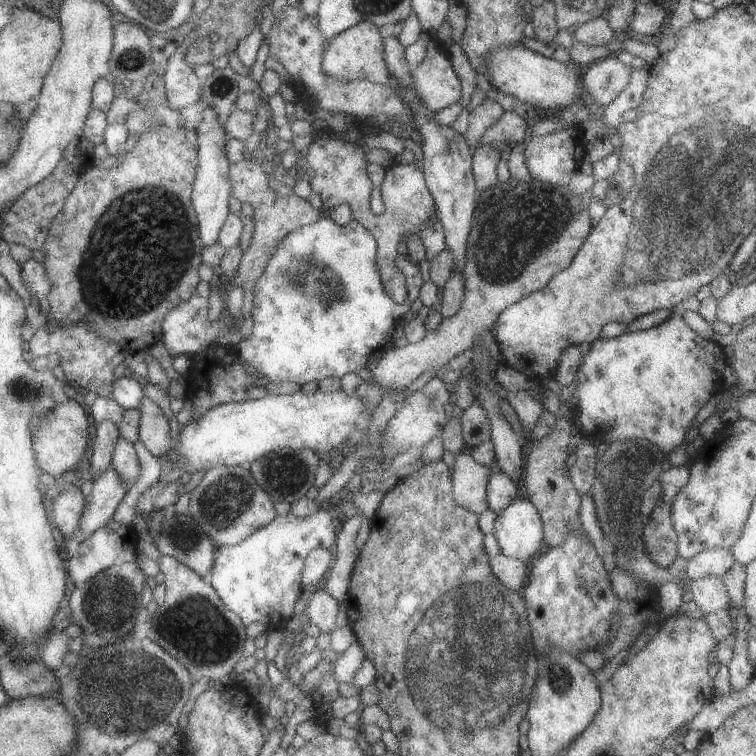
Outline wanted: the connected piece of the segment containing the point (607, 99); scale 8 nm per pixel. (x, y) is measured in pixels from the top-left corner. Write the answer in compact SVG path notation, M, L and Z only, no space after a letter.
M607 56L605 60L601 58L583 70L583 92L587 92L595 104L609 106L629 84L631 72L633 68L621 64L615 56Z

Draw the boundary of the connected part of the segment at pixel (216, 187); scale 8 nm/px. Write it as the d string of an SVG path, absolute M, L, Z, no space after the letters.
M213 108L203 110L201 120L195 128L195 136L197 136L197 168L195 168L195 176L193 176L191 206L193 206L193 212L197 216L197 230L199 230L201 244L203 244L203 248L207 248L207 246L217 242L219 230L221 230L225 218L229 216L227 200L231 196L231 182L229 182L231 162L227 160L227 154L225 154L225 142L229 138L227 138L223 124L219 122Z

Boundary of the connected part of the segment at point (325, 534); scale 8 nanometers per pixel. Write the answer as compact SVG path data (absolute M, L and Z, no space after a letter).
M321 508L307 518L297 518L291 512L275 516L243 542L231 548L217 548L211 572L205 580L217 592L219 600L239 616L245 628L259 620L263 628L279 630L295 614L293 604L303 588L301 570L307 554L315 548L333 550L337 530L337 522Z

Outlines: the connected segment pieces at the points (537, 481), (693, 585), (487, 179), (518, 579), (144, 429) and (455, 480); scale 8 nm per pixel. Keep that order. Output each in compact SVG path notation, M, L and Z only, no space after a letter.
M563 416L555 420L553 430L549 436L539 440L537 444L533 442L523 442L525 444L525 462L523 462L523 478L521 478L521 494L533 504L533 508L539 512L539 518L543 522L543 540L549 548L555 548L557 544L563 542L563 538L569 532L585 534L583 526L579 524L579 504L581 496L577 496L571 480L563 478L563 464L567 456L567 444L571 436L571 426Z
M699 578L689 582L693 602L705 614L717 614L723 610L731 610L729 594L721 582L721 578Z
M483 146L483 148L475 148L473 150L471 172L473 172L473 180L475 180L475 186L477 186L477 192L497 186L495 166L503 156L505 156L505 152L497 152L493 146Z
M497 554L489 560L489 568L493 576L507 586L509 590L521 592L521 588L527 582L527 572L529 572L529 562L521 562L515 558L507 558L503 554Z
M143 398L137 410L141 412L137 442L141 442L149 454L163 460L169 452L169 428L165 416L161 414L159 406L149 398Z
M463 450L455 456L455 462L451 466L451 496L455 504L461 508L481 514L489 508L487 504L487 484L489 484L489 470L487 466L477 464L469 450Z

